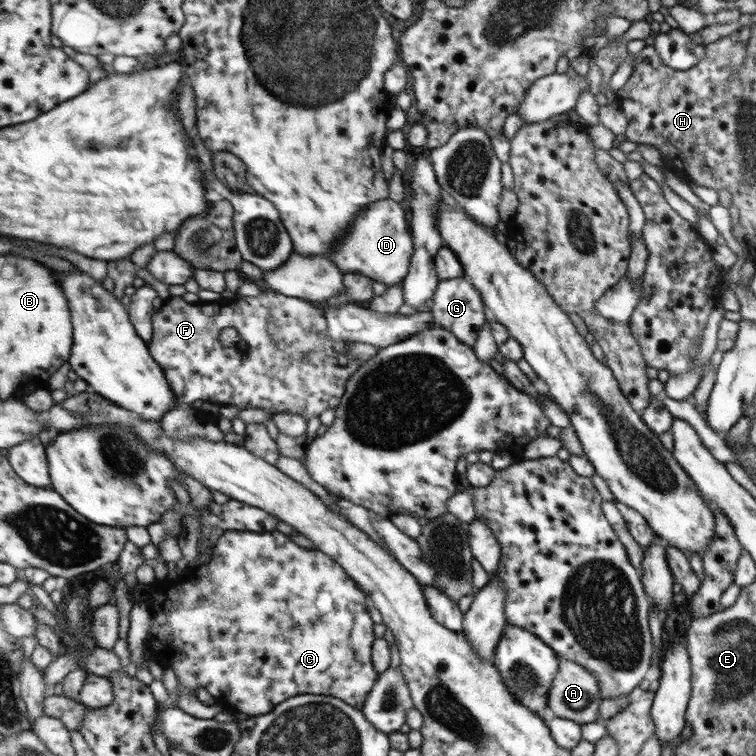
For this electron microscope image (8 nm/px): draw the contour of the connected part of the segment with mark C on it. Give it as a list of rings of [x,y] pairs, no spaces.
[[[228,530],[216,544],[213,562],[184,573],[176,581],[169,577],[154,581],[154,584],[149,585],[147,597],[143,602],[152,606],[154,611],[154,624],[150,630],[148,648],[158,652],[166,667],[175,670],[179,682],[190,687],[194,693],[200,686],[204,687],[227,711],[239,711],[251,717],[266,715],[274,712],[278,704],[306,692],[341,698],[351,703],[353,707],[361,708],[367,704],[368,694],[372,692],[372,688],[375,688],[376,681],[380,678],[374,662],[370,662],[370,648],[374,648],[372,646],[374,624],[370,620],[370,614],[366,612],[366,598],[362,594],[362,589],[356,588],[354,580],[343,568],[343,564],[338,563],[332,555],[316,548],[302,547],[296,544],[290,535],[280,530],[272,532]]]

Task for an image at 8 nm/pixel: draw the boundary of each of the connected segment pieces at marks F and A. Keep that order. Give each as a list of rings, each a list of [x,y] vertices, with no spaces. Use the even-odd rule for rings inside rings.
[[[267,289],[265,294],[260,297],[252,298],[252,296],[246,296],[240,298],[237,302],[229,302],[228,300],[218,300],[214,303],[202,303],[198,302],[195,304],[188,304],[182,297],[172,297],[165,301],[163,307],[158,310],[154,316],[155,321],[155,336],[152,342],[149,343],[151,348],[151,354],[155,356],[155,360],[164,367],[167,371],[168,380],[171,385],[175,388],[176,394],[178,394],[178,401],[180,403],[190,406],[192,402],[198,402],[198,400],[208,401],[213,403],[221,403],[223,406],[236,405],[242,410],[251,408],[266,408],[272,410],[273,414],[282,412],[297,413],[302,415],[307,421],[314,417],[320,417],[322,412],[326,412],[328,408],[338,409],[342,404],[344,395],[348,390],[348,383],[354,376],[356,370],[359,369],[360,362],[355,358],[351,357],[350,362],[342,366],[338,362],[340,353],[346,351],[346,345],[349,344],[346,341],[333,342],[332,341],[332,329],[331,323],[328,321],[328,310],[325,304],[312,304],[310,301],[305,301],[304,298],[288,297],[287,295],[278,293]],[[273,318],[277,319],[279,326],[281,327],[280,332],[274,337],[270,329],[268,329],[269,323]],[[234,327],[238,330],[241,340],[232,348],[224,346],[222,344],[222,330],[226,328]],[[308,355],[312,357],[312,362],[308,362]]]
[[[559,657],[560,670],[551,688],[549,709],[554,716],[577,722],[579,725],[598,721],[598,707],[602,703],[599,680],[590,671],[571,659]]]

